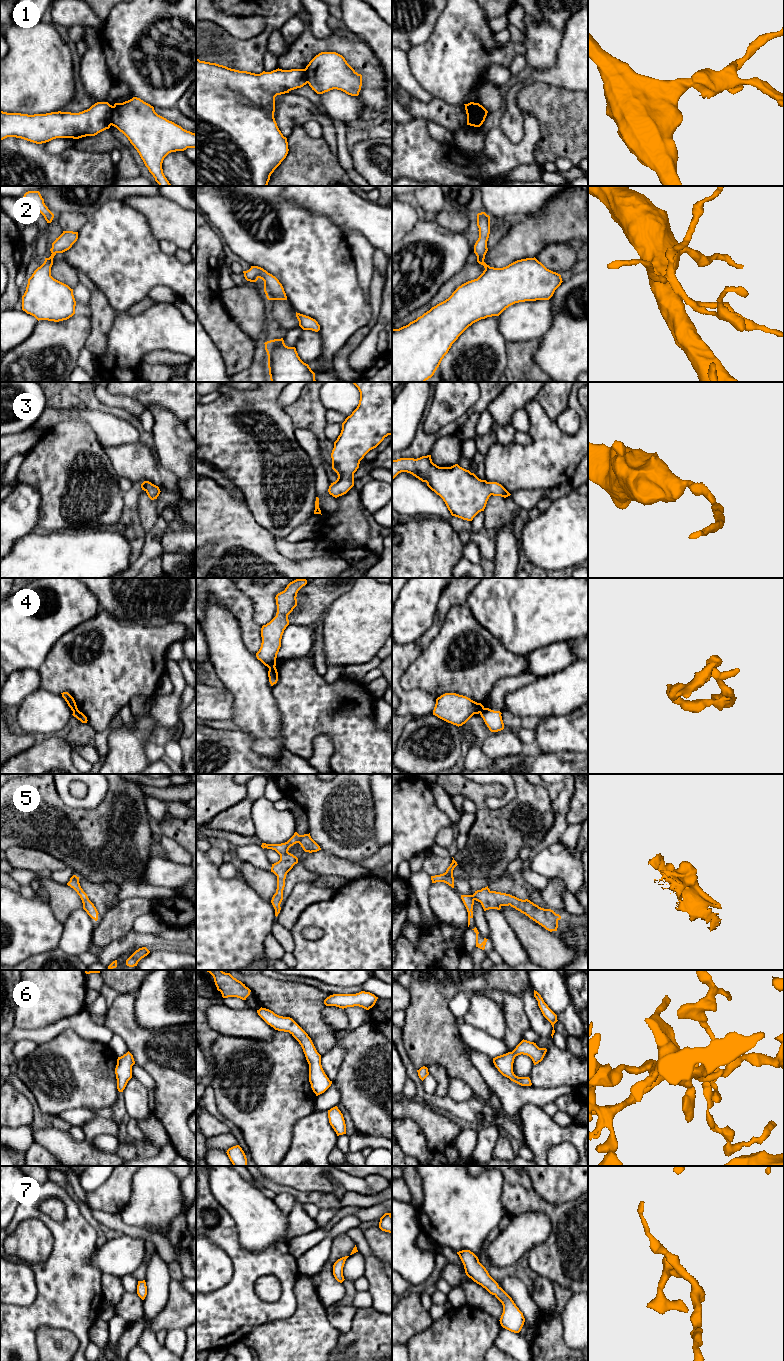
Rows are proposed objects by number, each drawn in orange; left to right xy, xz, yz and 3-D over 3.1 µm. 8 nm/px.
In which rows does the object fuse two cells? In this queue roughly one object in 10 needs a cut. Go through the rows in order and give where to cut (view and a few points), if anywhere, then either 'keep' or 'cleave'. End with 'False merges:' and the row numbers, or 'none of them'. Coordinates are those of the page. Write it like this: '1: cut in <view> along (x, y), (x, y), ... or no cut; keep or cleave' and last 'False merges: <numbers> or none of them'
1: cut in xy along (113, 106), (110, 124); cleave
2: no cut; keep
3: no cut; keep
4: cut in xz along (274, 666), (269, 668); cleave
5: no cut; keep
6: no cut; keep
7: no cut; keep
False merges: 1, 4

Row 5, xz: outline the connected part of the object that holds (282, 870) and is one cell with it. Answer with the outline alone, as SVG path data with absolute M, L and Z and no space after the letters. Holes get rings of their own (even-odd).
M297 832L285 843L266 844L262 843L261 847L275 850L280 855L280 860L272 864L271 872L277 876L277 889L273 895L271 903L275 909L275 916L280 913L280 904L283 900L283 890L287 873L298 863L298 858L289 853L288 850L294 844L299 843L305 852L317 852L321 850L320 846L311 838L310 833L299 835Z

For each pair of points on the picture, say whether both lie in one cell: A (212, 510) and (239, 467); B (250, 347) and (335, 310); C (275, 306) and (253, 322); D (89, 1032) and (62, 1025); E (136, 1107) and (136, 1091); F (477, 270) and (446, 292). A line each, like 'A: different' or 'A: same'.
A: different
B: different
C: different
D: same
E: same
F: same

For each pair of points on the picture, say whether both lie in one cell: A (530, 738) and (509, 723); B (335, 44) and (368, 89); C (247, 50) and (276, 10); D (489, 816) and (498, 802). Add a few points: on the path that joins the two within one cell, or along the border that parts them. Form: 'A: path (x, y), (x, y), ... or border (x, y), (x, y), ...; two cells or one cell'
A: border (535, 728), (521, 728), (518, 731); two cells
B: path (347, 51), (361, 65), (368, 74), (368, 77); one cell
C: path (257, 41), (274, 20); one cell
D: border (514, 796), (499, 808), (489, 808), (484, 802); two cells

